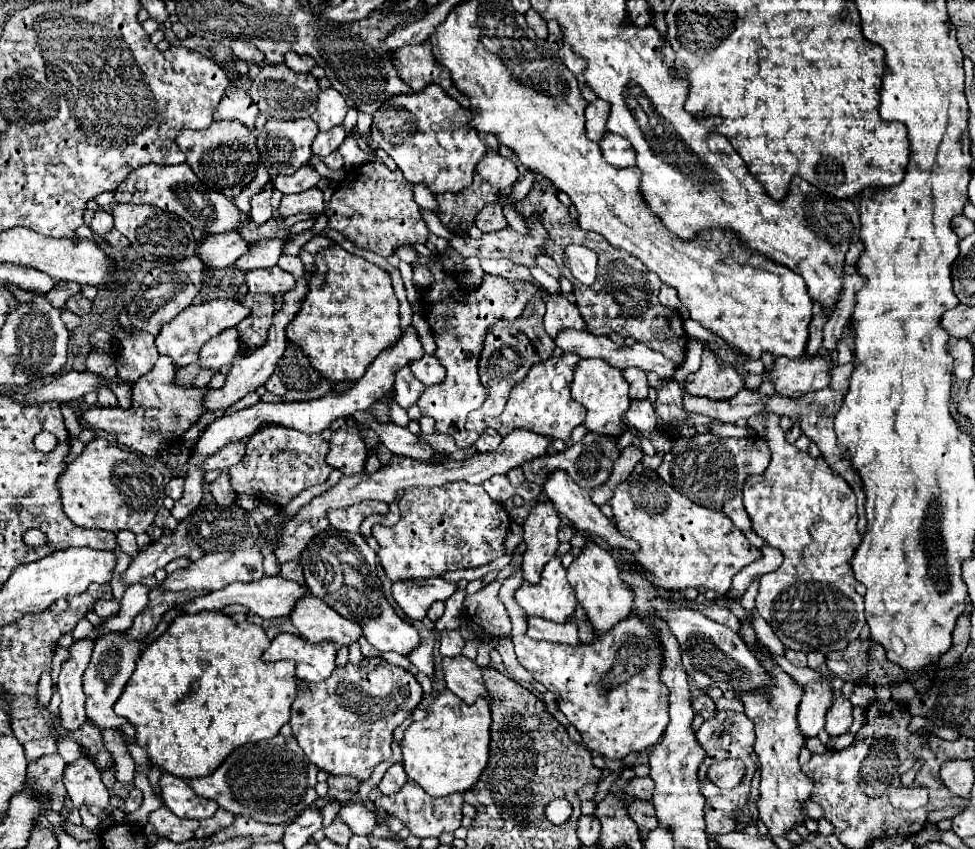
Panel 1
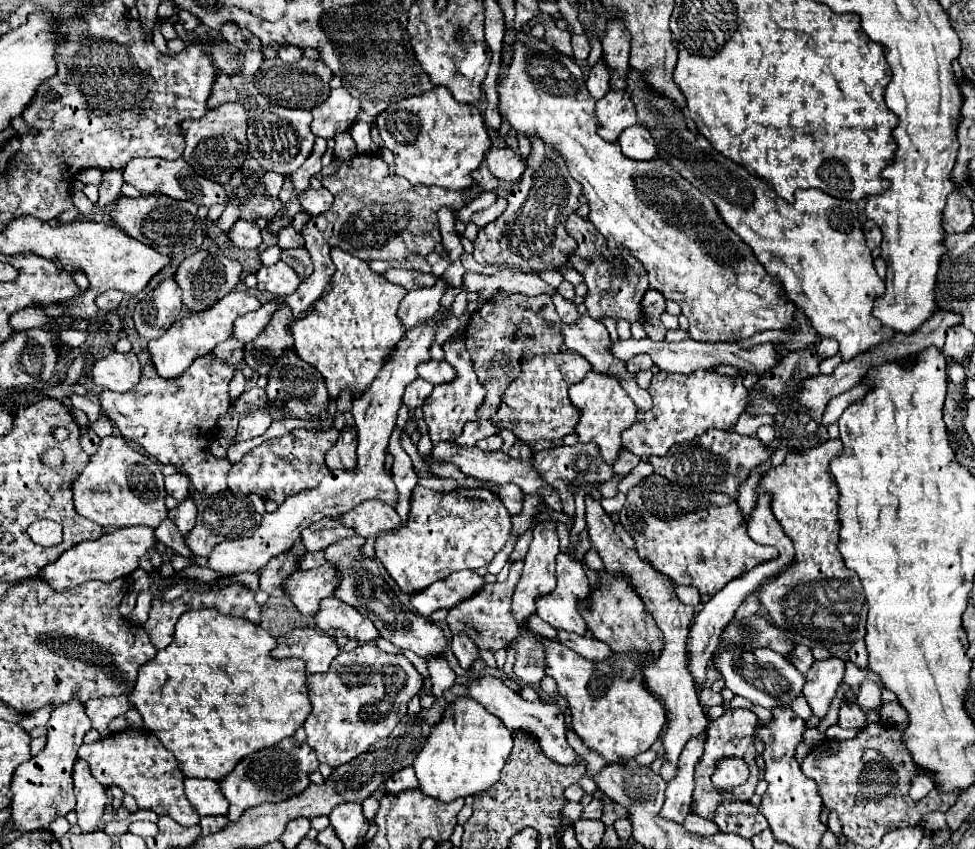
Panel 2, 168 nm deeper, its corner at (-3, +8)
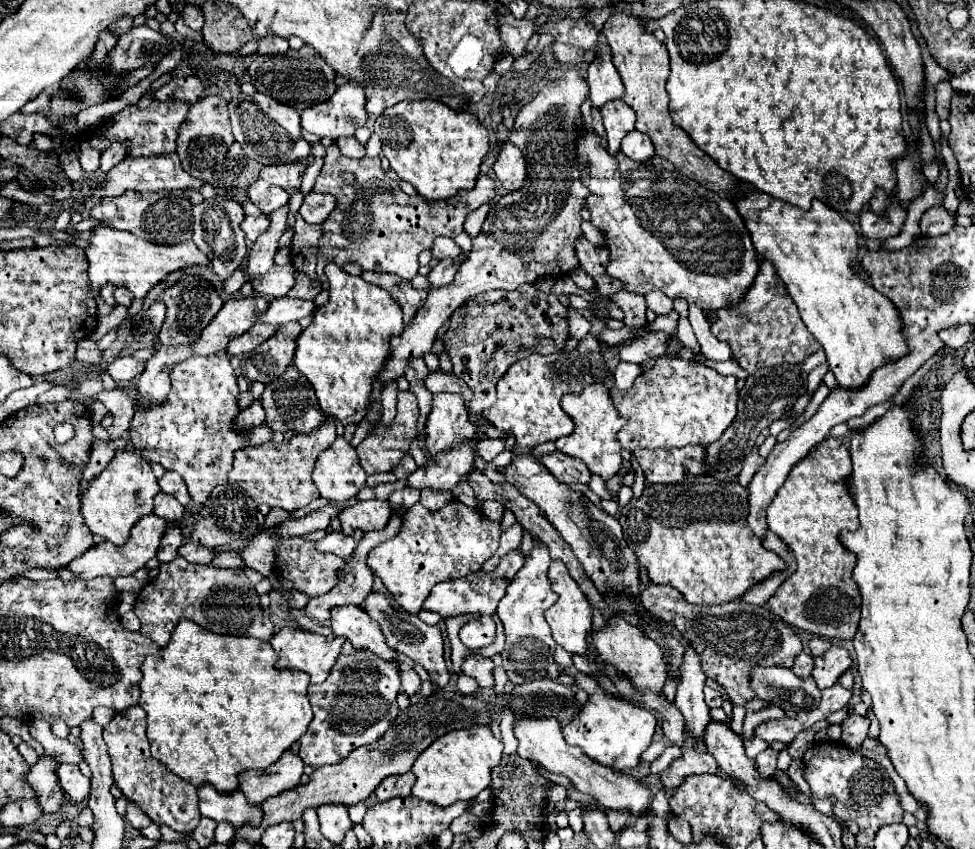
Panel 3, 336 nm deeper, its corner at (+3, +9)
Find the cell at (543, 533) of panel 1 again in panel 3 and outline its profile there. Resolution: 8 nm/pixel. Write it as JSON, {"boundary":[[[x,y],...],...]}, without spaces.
{"boundary":[[[534,540],[534,548],[530,550],[520,572],[508,584],[506,596],[500,600],[498,610],[496,610],[506,632],[506,646],[502,650],[502,660],[504,660],[504,670],[512,684],[542,680],[546,678],[548,666],[554,664],[556,642],[552,640],[550,626],[544,620],[544,612],[558,600],[548,578],[550,562],[552,558],[550,558],[548,546],[540,540]]]}

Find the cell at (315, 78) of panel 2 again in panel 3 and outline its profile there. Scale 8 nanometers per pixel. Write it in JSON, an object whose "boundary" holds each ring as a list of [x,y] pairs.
{"boundary":[[[308,44],[300,50],[288,50],[284,56],[256,56],[250,64],[252,76],[256,76],[256,90],[272,96],[278,102],[294,106],[298,110],[310,108],[328,100],[336,92],[336,72],[320,60],[320,54]]]}

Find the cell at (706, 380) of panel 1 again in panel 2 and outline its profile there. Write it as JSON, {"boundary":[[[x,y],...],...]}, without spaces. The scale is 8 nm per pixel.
{"boundary":[[[698,369],[690,375],[660,371],[652,377],[648,393],[652,395],[652,409],[638,411],[638,421],[622,433],[622,445],[638,457],[662,457],[674,443],[692,441],[708,429],[732,431],[748,403],[742,377],[726,377],[714,369]]]}

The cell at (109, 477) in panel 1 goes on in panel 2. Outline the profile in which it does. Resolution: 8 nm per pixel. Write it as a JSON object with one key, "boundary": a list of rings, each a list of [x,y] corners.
{"boundary":[[[114,435],[102,439],[98,451],[90,457],[90,463],[74,483],[76,511],[102,527],[158,527],[168,515],[164,497],[166,491],[164,477],[160,477],[160,463],[152,461],[148,455],[136,451],[124,439]]]}

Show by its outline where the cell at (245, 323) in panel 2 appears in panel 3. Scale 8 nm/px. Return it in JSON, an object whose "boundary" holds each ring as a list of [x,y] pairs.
{"boundary":[[[274,298],[268,308],[260,314],[260,322],[266,324],[286,324],[292,320],[302,320],[310,316],[314,310],[314,302],[308,300],[294,300],[294,298]]]}

